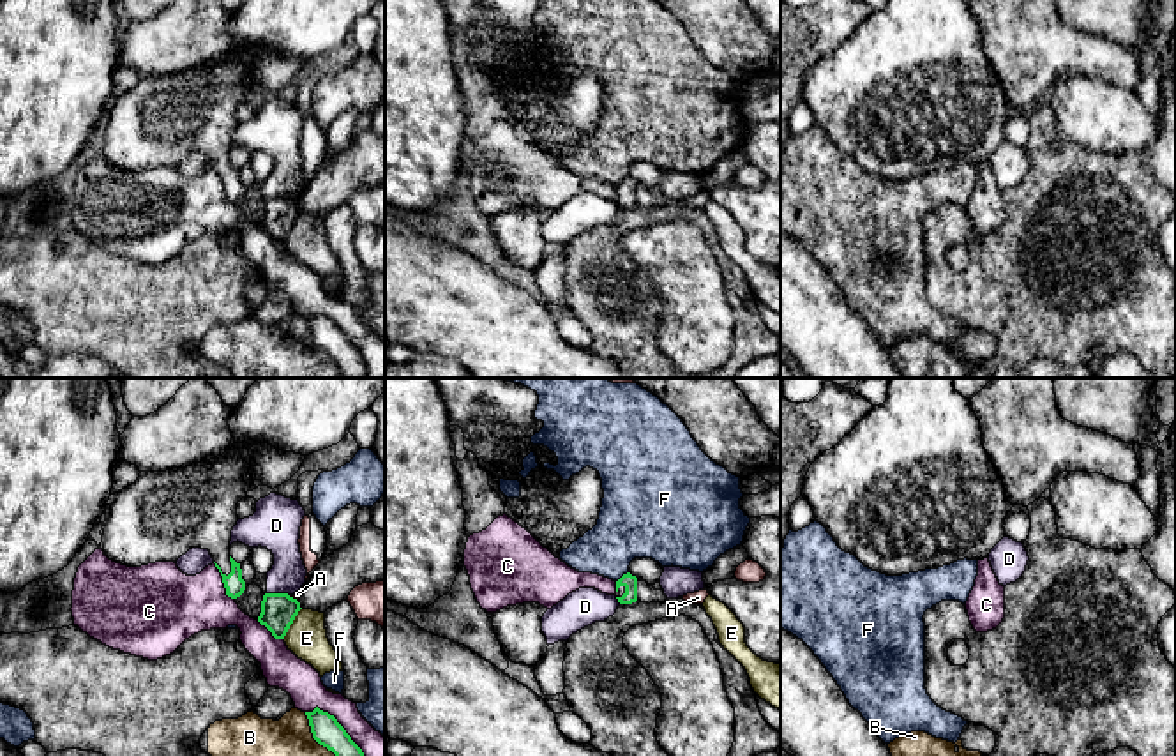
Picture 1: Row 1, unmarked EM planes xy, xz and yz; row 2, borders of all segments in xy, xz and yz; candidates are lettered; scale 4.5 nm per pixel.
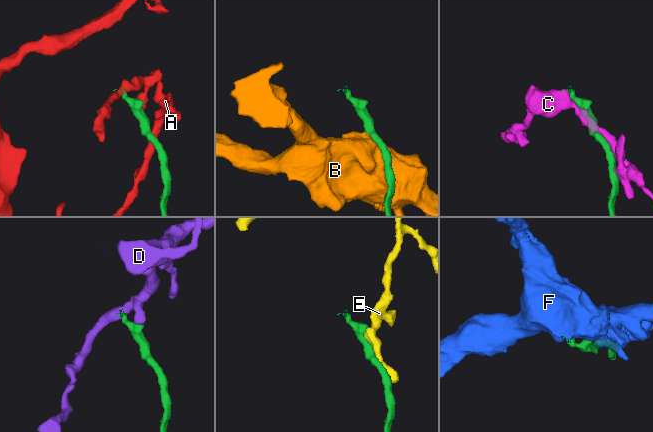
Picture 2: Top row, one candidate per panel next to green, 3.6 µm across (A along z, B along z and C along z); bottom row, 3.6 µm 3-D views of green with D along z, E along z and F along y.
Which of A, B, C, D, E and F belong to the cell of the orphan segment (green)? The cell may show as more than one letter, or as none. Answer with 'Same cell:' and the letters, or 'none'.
Same cell: none

